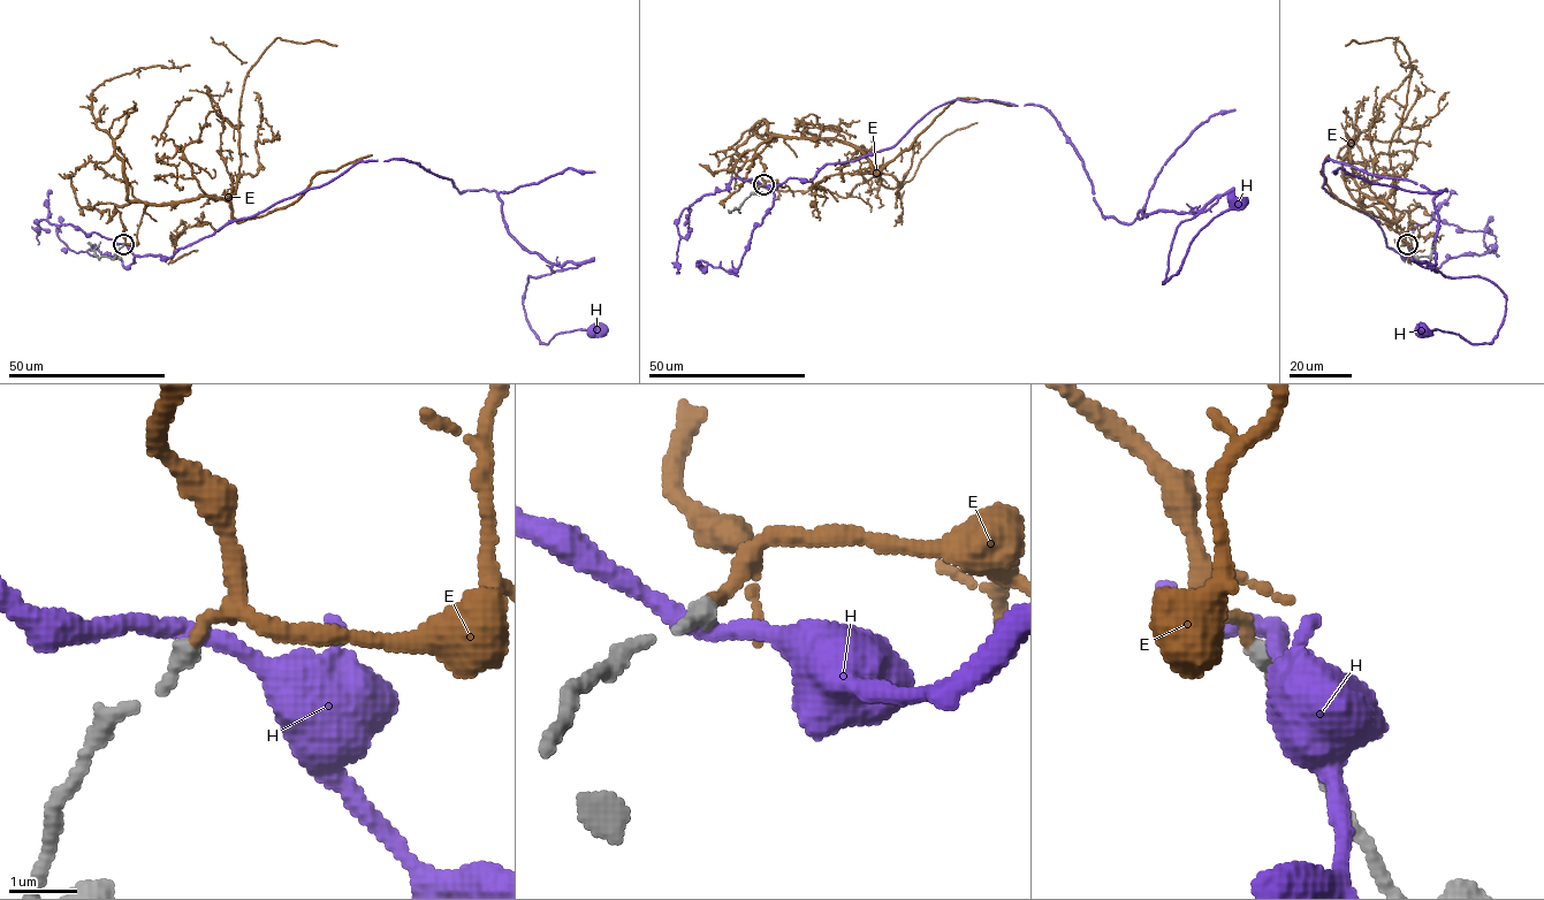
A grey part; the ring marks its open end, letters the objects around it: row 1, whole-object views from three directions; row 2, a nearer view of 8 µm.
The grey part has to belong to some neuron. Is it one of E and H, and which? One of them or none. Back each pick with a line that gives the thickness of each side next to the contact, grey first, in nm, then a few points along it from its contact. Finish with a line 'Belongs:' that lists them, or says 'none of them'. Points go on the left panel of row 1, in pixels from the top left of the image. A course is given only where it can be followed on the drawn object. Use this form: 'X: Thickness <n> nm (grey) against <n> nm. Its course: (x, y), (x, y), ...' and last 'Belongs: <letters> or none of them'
E: Thickness 240 nm (grey) against 170 nm. Its course: (123, 244), (115, 206), (200, 197), (229, 200), (241, 165), (245, 75), (278, 37), (336, 45)
Belongs: E

